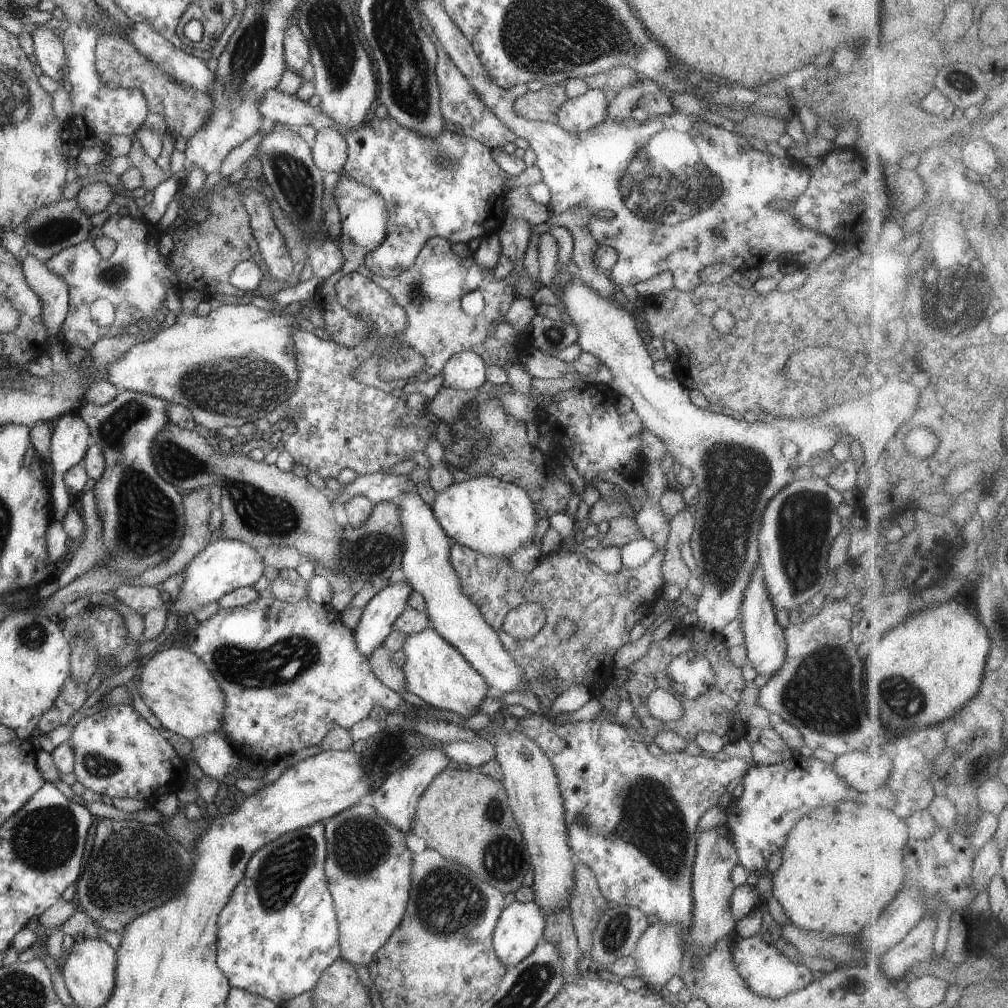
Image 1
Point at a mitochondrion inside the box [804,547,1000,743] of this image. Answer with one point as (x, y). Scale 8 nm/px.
(901, 701)

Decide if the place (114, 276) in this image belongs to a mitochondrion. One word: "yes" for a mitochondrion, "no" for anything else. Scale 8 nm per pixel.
yes

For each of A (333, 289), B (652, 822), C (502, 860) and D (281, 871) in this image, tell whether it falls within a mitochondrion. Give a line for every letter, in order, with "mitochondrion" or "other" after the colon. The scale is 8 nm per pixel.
A: other
B: mitochondrion
C: mitochondrion
D: mitochondrion

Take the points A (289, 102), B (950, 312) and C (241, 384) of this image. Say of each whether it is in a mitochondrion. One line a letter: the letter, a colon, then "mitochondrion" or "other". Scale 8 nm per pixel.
A: other
B: mitochondrion
C: mitochondrion

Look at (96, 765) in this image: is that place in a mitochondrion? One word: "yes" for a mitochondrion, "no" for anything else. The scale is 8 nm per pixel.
yes

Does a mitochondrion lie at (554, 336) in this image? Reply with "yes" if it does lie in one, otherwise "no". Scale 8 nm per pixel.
yes

